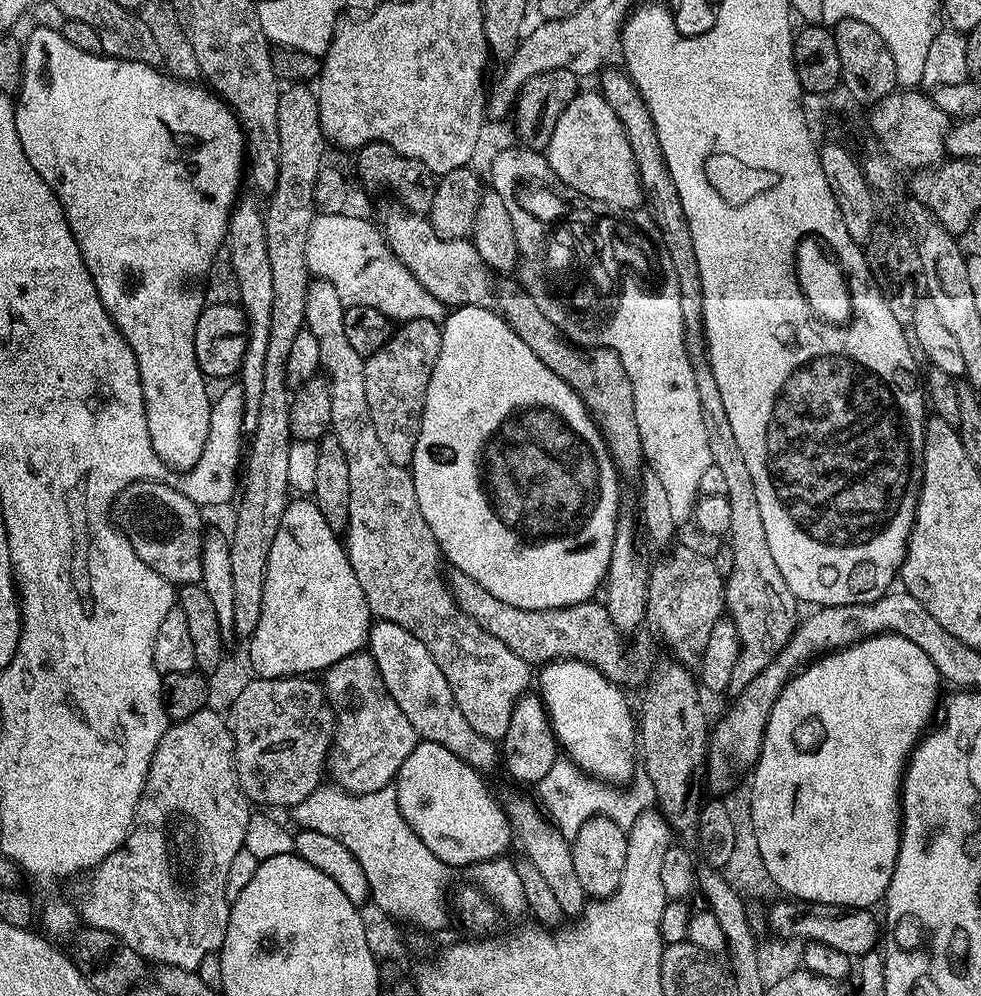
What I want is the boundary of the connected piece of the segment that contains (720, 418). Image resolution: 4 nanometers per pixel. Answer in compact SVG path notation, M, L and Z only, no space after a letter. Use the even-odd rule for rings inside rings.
M706 362L697 363L694 382L698 382L702 422L706 426L706 438L710 441L710 458L722 470L726 481L724 495L730 502L730 526L726 540L734 552L734 570L724 581L724 606L740 639L738 662L734 662L734 672L730 674L728 683L728 692L736 694L781 652L796 633L798 601L790 586L786 586L786 578L782 578L778 566L774 566L774 558L766 542L766 529L762 526L762 513L758 510L758 494L754 494L754 478L750 478L746 458L742 458L734 430L730 430L730 418L726 418L726 406L722 406L722 393L714 380L712 367Z

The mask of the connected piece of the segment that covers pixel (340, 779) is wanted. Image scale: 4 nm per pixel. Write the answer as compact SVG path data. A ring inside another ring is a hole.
M361 650L334 662L322 676L324 695L336 711L336 732L328 749L327 775L331 783L346 792L370 794L389 787L396 772L410 758L410 750L418 742L414 726L406 714L398 710L398 702L390 698L382 674L367 650Z

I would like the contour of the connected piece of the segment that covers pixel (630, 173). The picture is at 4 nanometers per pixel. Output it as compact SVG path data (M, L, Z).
M577 91L566 110L562 110L558 126L554 126L546 155L556 177L578 194L589 196L613 210L641 207L644 191L640 188L634 150L630 150L630 142L626 142L618 114L610 110L610 102L606 102L599 91Z

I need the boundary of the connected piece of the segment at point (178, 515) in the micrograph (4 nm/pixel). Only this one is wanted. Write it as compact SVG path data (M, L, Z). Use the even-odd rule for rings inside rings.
M139 480L120 491L114 505L118 524L126 533L132 549L156 573L173 586L198 584L204 579L202 550L206 527L200 517L202 508L193 497L182 494L179 487L159 480Z

